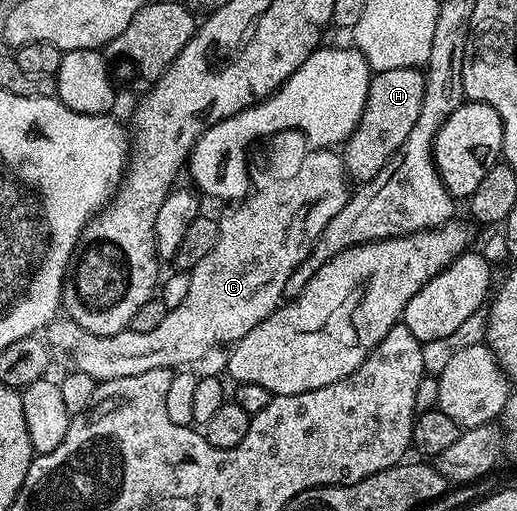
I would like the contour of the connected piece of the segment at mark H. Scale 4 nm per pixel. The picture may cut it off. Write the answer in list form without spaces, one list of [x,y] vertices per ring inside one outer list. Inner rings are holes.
[[[413,66],[380,70],[372,77],[365,112],[361,112],[357,128],[347,137],[341,150],[343,166],[352,183],[373,180],[373,176],[377,176],[377,172],[381,172],[381,168],[385,168],[387,161],[399,151],[401,144],[405,144],[405,136],[409,136],[413,124],[417,124],[424,92],[424,71]]]

